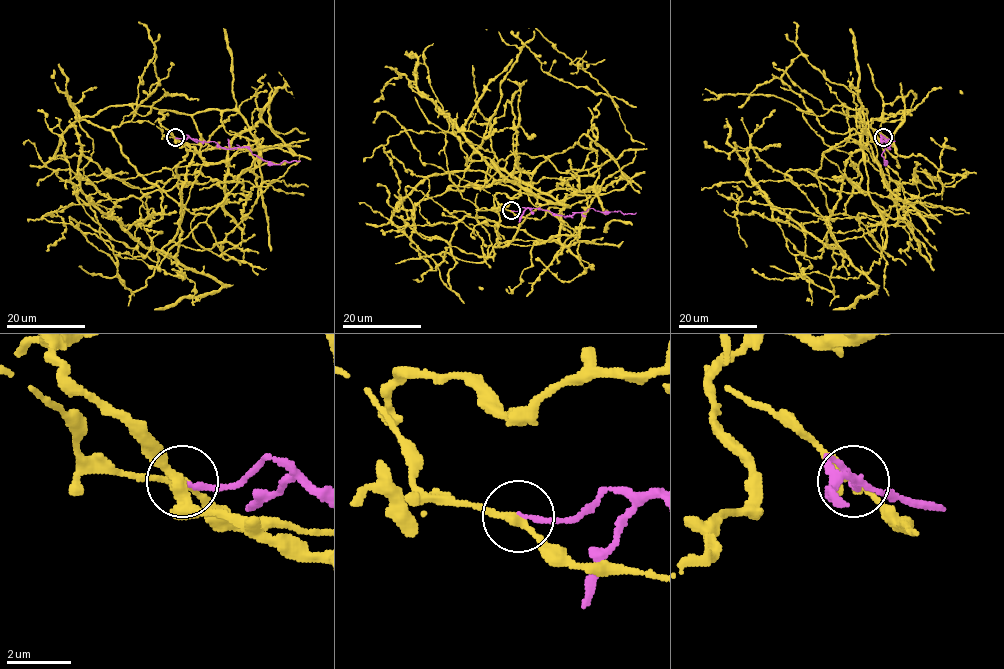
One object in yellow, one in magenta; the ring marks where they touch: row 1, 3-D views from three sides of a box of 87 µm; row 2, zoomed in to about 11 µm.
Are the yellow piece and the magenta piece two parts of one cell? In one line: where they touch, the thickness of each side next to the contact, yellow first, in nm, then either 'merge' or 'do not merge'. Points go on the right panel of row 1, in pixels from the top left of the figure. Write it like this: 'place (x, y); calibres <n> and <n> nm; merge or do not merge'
place (883, 137); calibres 240 and 160 nm; do not merge

